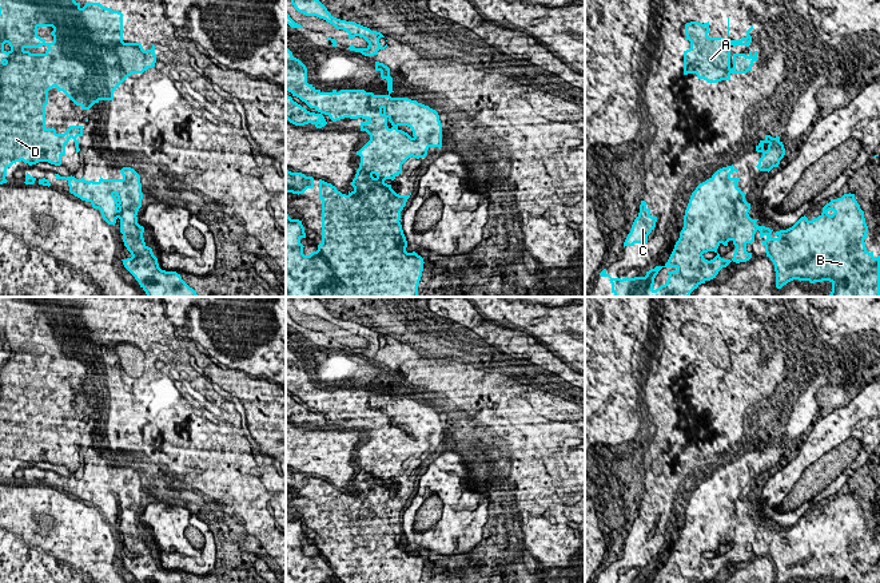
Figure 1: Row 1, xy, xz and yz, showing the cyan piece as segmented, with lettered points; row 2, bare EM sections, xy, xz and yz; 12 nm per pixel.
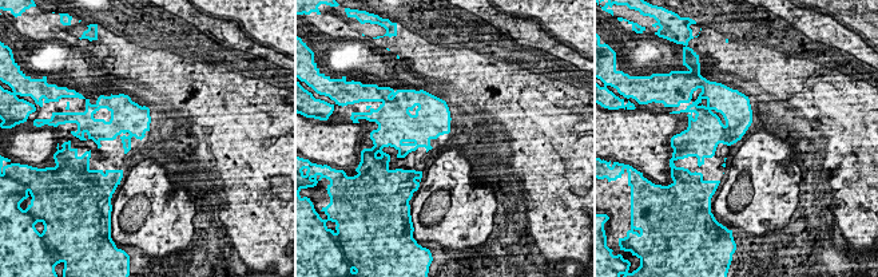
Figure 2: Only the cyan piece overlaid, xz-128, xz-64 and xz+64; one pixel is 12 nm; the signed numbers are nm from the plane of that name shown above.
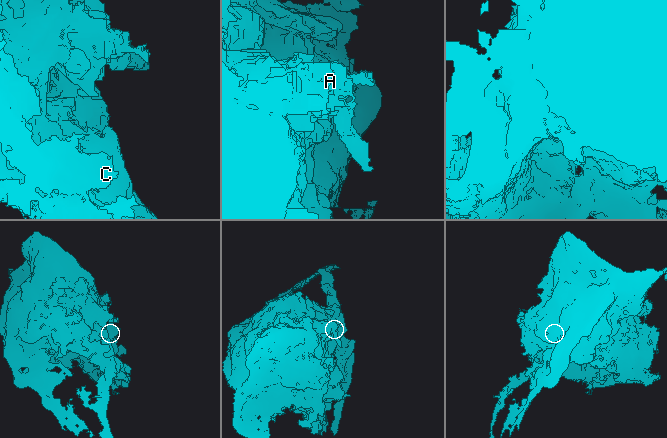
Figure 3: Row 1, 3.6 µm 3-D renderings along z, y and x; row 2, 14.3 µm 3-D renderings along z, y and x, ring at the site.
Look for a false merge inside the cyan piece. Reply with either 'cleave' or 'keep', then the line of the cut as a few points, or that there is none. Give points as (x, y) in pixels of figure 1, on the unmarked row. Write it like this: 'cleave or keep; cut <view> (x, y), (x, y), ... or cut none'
keep; cut none

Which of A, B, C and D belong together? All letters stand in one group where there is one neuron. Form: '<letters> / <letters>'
A B C D

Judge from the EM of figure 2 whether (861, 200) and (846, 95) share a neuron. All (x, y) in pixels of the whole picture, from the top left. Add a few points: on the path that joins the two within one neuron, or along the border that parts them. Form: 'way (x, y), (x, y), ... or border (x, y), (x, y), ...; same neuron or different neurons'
way (862, 174), (862, 155), (846, 139), (843, 121); same neuron

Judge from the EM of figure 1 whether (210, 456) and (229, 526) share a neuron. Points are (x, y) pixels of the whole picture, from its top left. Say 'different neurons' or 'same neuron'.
same neuron

